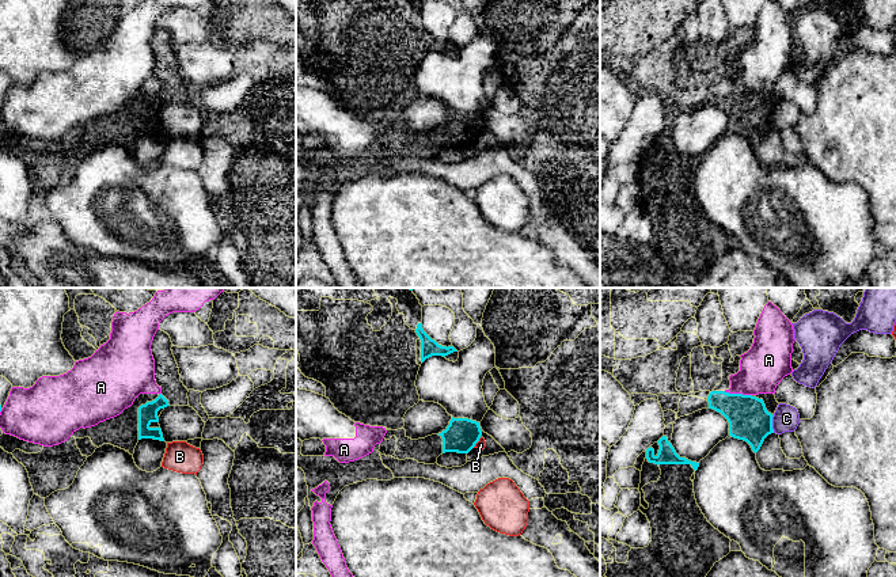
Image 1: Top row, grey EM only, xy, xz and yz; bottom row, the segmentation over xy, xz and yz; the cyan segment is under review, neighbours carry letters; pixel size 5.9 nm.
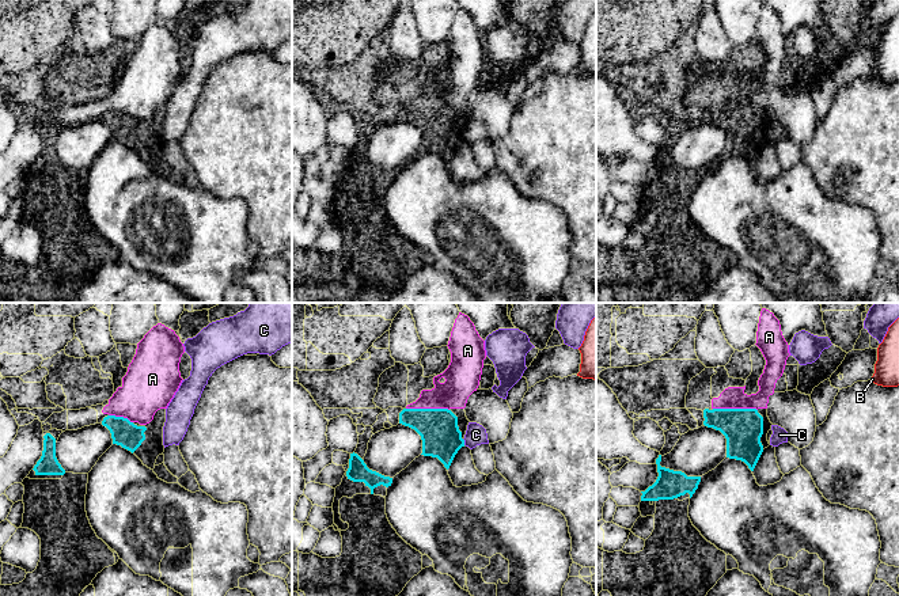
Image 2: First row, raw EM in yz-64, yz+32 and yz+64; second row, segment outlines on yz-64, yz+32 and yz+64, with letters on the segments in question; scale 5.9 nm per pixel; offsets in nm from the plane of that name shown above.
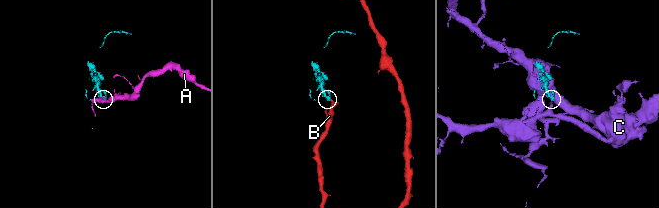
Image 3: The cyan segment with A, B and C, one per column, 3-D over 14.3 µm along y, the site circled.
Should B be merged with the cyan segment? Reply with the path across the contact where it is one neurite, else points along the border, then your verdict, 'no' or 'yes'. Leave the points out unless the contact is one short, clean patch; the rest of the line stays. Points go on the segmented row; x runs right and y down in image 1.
along xz (481, 437), (473, 447) | no

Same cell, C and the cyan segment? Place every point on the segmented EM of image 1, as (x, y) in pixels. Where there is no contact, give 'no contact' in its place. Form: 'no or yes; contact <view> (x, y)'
no; contact yz (771, 424)

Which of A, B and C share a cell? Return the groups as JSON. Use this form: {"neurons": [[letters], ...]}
{"neurons": [["A"], ["B"], ["C"]]}

